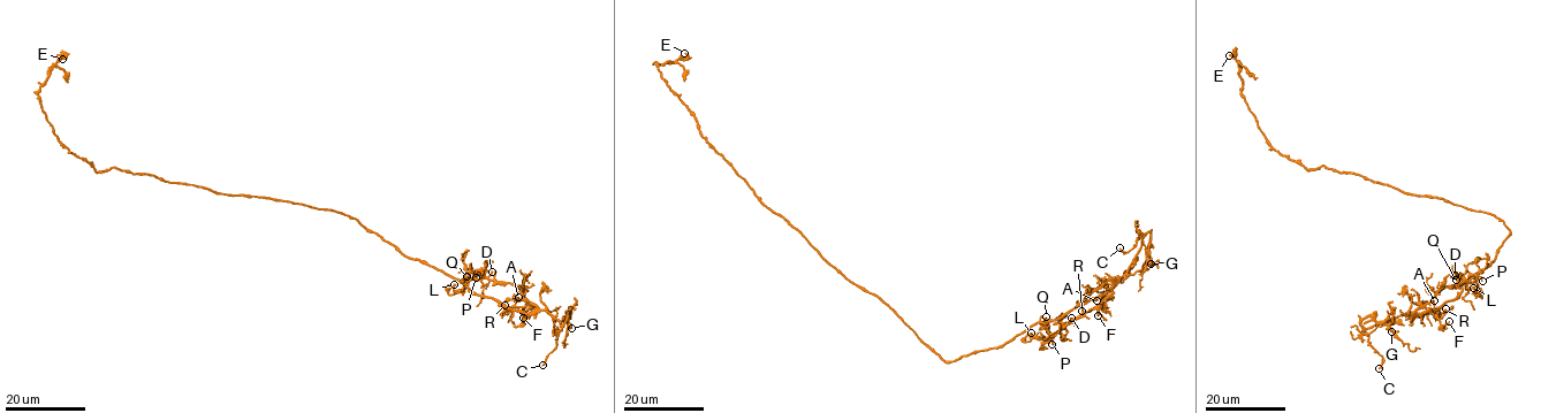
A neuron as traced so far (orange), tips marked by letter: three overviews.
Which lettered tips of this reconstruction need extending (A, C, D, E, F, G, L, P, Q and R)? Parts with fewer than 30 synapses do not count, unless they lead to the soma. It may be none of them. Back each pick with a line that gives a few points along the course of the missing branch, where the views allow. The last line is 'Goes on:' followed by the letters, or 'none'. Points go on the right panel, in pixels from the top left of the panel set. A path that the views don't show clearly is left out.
Goes on: none

